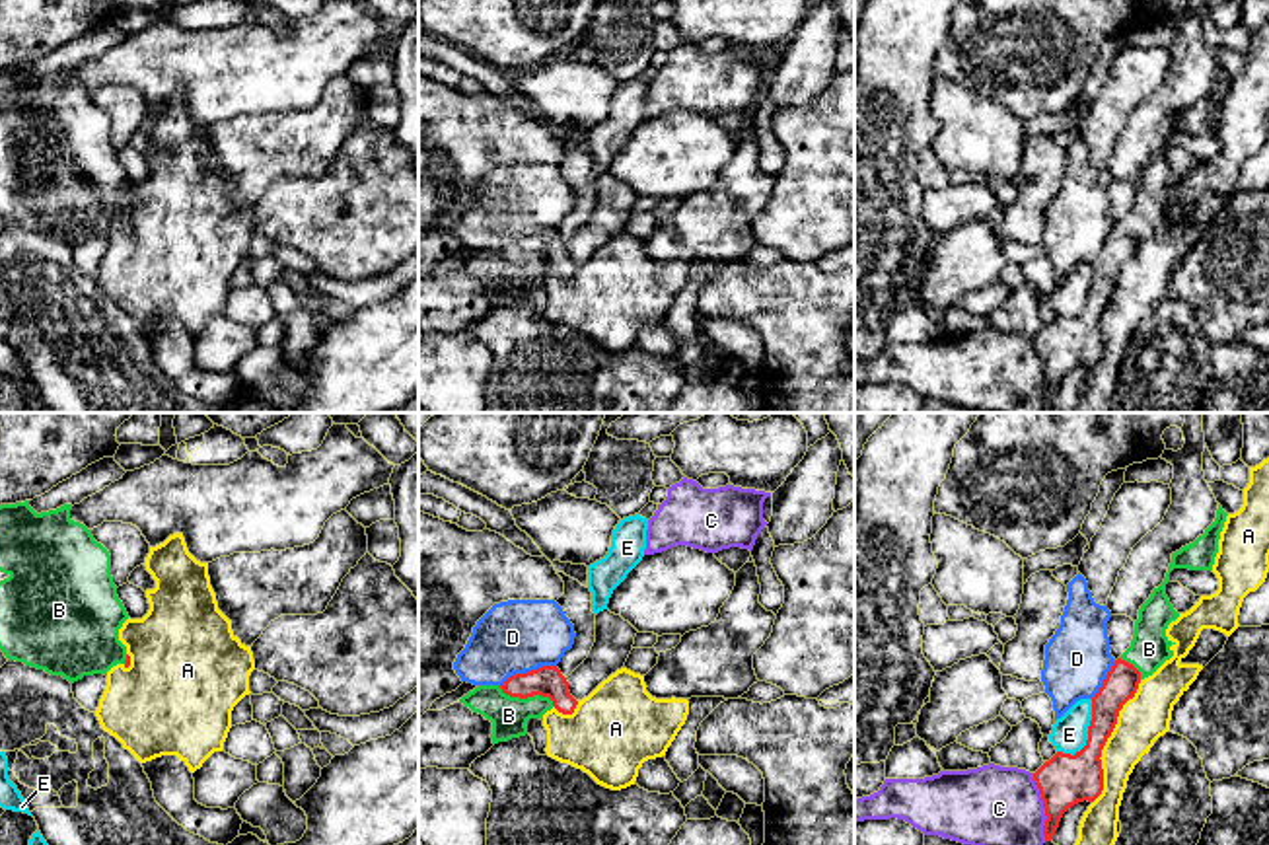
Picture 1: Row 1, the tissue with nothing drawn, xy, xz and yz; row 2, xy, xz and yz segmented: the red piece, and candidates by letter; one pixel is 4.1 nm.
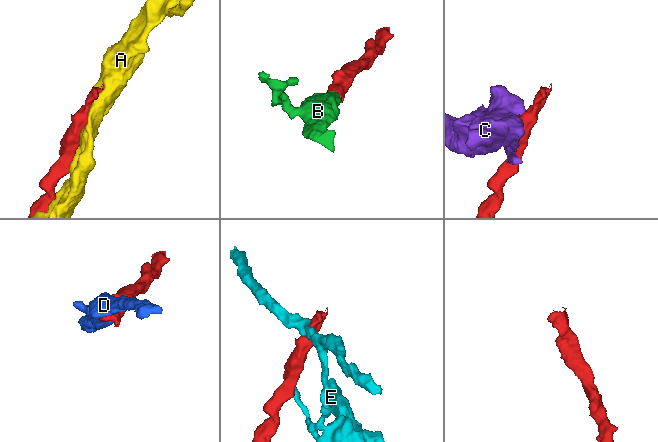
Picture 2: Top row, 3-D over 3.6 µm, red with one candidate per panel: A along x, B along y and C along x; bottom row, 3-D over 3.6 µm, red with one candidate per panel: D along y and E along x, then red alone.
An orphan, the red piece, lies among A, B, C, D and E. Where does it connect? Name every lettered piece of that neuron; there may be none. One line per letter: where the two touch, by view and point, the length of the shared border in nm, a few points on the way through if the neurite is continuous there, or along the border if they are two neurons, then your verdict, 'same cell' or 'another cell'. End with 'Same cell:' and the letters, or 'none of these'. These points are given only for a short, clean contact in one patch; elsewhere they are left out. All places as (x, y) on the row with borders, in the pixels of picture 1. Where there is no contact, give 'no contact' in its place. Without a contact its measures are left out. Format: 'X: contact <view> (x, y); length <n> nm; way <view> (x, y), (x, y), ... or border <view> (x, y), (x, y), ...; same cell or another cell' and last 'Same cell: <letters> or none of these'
A: contact yz (1106, 740); length 550 nm; another cell
B: contact xz (528, 696); length 240 nm; way xz (547, 680), (528, 696), (508, 715); same cell
C: contact yz (1044, 807); length 280 nm; another cell
D: contact xz (526, 672); length 260 nm; another cell
E: contact yz (1088, 736); length 260 nm; border yz (1092, 699), (1087, 742), (1073, 754), (1057, 752); another cell
Same cell: B

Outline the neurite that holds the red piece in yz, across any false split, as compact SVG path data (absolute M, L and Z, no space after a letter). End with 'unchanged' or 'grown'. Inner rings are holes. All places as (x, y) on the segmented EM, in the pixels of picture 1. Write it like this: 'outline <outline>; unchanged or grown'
outline M1218 504L1215 522L1193 543L1172 553L1164 582L1152 590L1141 606L1135 621L1131 646L1113 662L1102 687L1092 697L1092 720L1086 746L1074 755L1057 752L1035 773L1045 808L1045 841L1051 841L1063 814L1078 802L1094 802L1104 790L1102 750L1111 736L1119 711L1135 697L1139 683L1152 676L1166 660L1174 656L1166 629L1179 617L1166 596L1166 584L1174 569L1213 570L1218 553L1220 532L1226 512Z; grown

